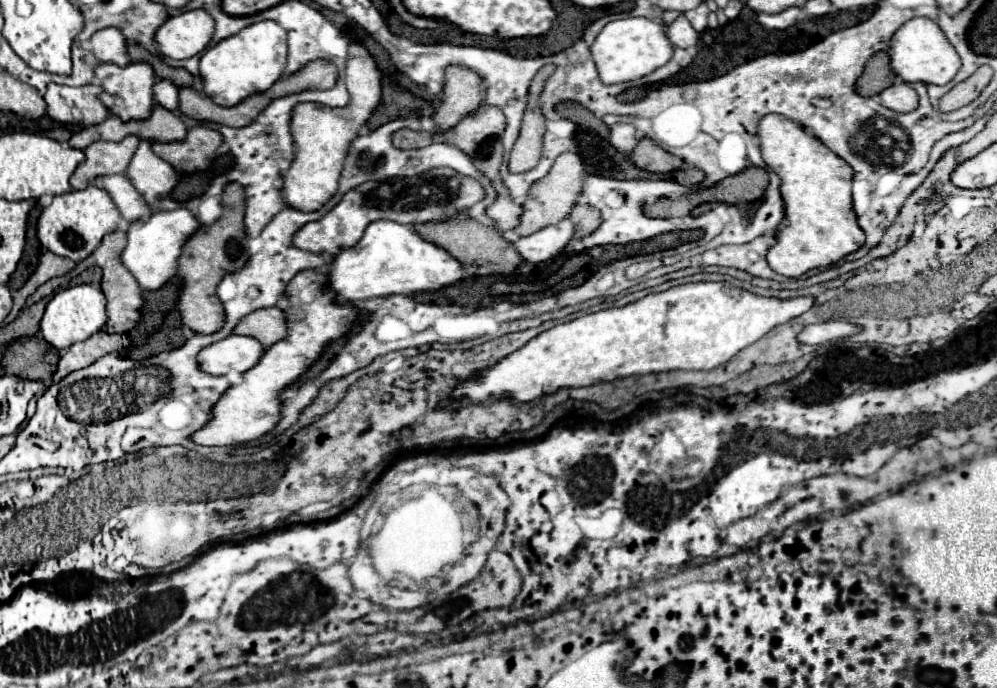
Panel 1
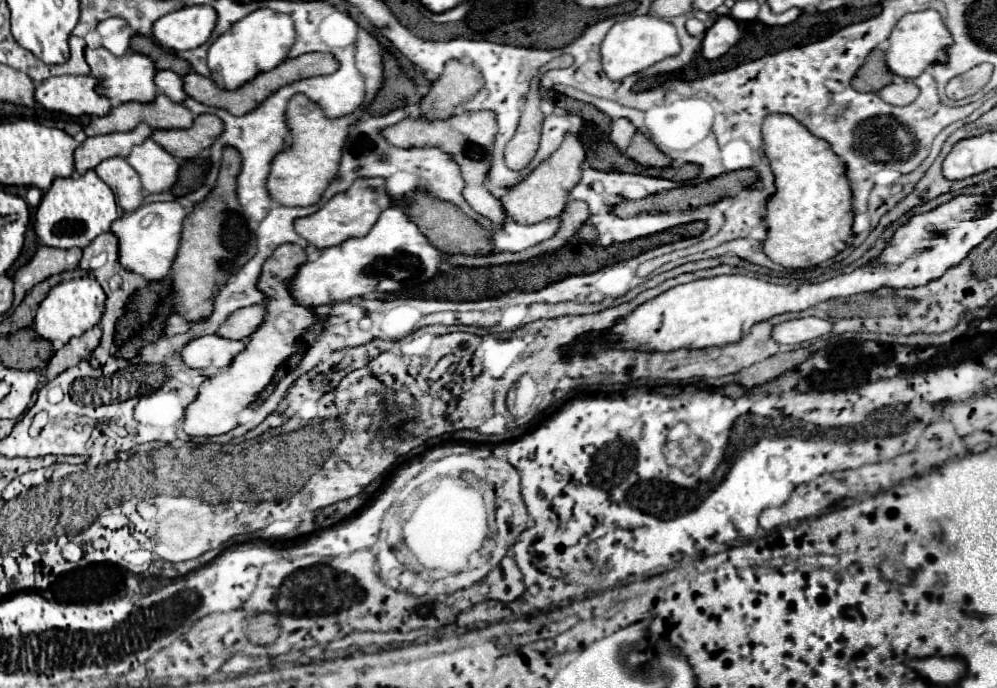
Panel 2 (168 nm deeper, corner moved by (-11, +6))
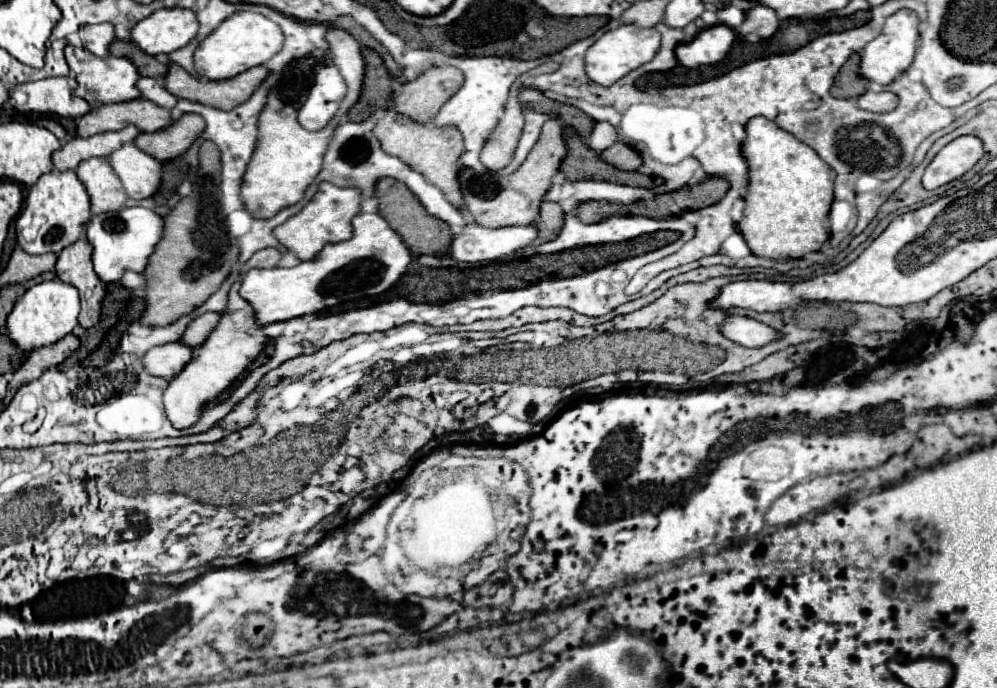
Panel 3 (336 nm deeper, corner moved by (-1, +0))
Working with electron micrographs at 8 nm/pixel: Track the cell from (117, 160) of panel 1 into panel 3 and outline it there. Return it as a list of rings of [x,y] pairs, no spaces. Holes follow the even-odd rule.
[[[125,126],[123,130],[117,130],[117,132],[103,132],[91,138],[75,138],[71,142],[63,142],[61,150],[53,154],[53,168],[59,172],[75,170],[81,160],[109,156],[125,142],[133,142],[137,134],[139,130],[135,126]]]

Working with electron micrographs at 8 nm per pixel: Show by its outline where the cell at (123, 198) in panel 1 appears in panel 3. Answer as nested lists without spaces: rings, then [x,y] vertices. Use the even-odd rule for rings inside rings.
[[[91,158],[81,162],[77,168],[77,176],[87,188],[93,214],[113,212],[125,206],[127,202],[125,188],[121,186],[121,180],[109,166],[107,158]]]

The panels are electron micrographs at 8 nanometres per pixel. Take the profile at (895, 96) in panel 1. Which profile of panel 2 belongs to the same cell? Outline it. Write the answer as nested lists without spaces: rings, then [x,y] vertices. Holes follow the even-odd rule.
[[[895,76],[891,84],[879,90],[879,96],[893,106],[907,106],[919,96],[919,88],[913,84],[912,80],[905,80],[900,76]]]

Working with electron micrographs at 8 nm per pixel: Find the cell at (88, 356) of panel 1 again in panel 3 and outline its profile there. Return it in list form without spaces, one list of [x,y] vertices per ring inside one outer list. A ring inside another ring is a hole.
[[[69,334],[69,336],[61,338],[59,342],[55,342],[53,346],[43,346],[43,348],[33,350],[31,356],[25,360],[25,364],[11,376],[5,398],[11,400],[23,384],[37,380],[47,368],[63,364],[79,348],[79,344],[81,344],[81,340],[75,334]]]

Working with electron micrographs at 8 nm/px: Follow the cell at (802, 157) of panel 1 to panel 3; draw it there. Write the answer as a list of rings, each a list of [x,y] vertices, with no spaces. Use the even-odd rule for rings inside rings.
[[[751,118],[745,126],[745,132],[747,142],[743,144],[743,154],[749,162],[749,190],[745,196],[743,218],[737,226],[747,246],[755,256],[771,260],[803,258],[809,252],[821,250],[821,246],[831,238],[829,210],[833,202],[833,168],[825,160],[821,160],[821,156],[813,148],[799,142],[795,136],[781,130],[775,122],[769,122],[767,118]]]

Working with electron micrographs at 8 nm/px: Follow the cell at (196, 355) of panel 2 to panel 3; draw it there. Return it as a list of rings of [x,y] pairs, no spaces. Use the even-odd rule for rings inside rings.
[[[171,342],[165,346],[157,346],[149,350],[143,358],[145,368],[153,376],[163,376],[163,378],[175,378],[181,372],[181,366],[193,358],[193,348],[191,346],[181,346],[181,342]]]

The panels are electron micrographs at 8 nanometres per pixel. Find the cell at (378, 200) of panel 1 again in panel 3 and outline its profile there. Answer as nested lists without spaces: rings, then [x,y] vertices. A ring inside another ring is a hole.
[[[329,182],[319,186],[319,192],[313,200],[287,222],[277,226],[273,232],[277,240],[291,252],[295,252],[301,260],[313,260],[327,244],[343,242],[353,236],[353,226],[349,222],[361,212],[361,190],[357,188],[337,188]]]

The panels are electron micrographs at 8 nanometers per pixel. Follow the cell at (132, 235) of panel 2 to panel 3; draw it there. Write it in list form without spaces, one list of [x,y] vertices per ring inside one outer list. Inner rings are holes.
[[[121,208],[119,212],[107,212],[97,214],[87,224],[87,240],[93,244],[93,266],[97,276],[109,284],[117,282],[125,270],[143,272],[149,254],[153,254],[157,242],[161,240],[161,230],[165,228],[165,222],[159,214],[155,214],[149,208]]]

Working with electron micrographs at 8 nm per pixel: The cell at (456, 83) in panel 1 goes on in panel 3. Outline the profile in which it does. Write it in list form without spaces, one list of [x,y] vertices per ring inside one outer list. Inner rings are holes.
[[[453,66],[429,68],[417,80],[403,84],[401,92],[393,94],[391,108],[413,118],[415,122],[427,124],[435,118],[437,110],[461,88],[461,70]]]

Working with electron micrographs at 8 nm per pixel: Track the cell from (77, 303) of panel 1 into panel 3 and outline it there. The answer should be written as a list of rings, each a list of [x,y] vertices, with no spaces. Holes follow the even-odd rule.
[[[61,280],[41,282],[33,288],[29,288],[23,298],[17,300],[13,312],[7,318],[7,330],[11,340],[21,350],[35,350],[41,346],[51,346],[53,342],[59,342],[67,334],[73,332],[73,328],[79,324],[77,316],[81,310],[79,294],[75,286],[69,286]]]

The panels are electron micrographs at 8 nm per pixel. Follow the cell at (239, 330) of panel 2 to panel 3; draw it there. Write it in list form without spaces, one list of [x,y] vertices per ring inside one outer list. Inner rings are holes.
[[[205,312],[205,314],[201,314],[199,318],[195,318],[187,326],[185,336],[183,336],[181,342],[191,346],[191,348],[201,346],[201,342],[205,342],[205,338],[213,332],[213,326],[217,326],[217,318],[221,318],[219,312]]]

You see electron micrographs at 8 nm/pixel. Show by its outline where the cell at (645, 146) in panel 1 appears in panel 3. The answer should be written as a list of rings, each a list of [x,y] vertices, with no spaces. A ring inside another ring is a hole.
[[[615,142],[611,148],[607,148],[605,152],[599,154],[605,162],[609,162],[611,166],[619,168],[619,170],[637,170],[643,166],[643,160],[637,152],[633,152],[627,144],[623,142]]]

